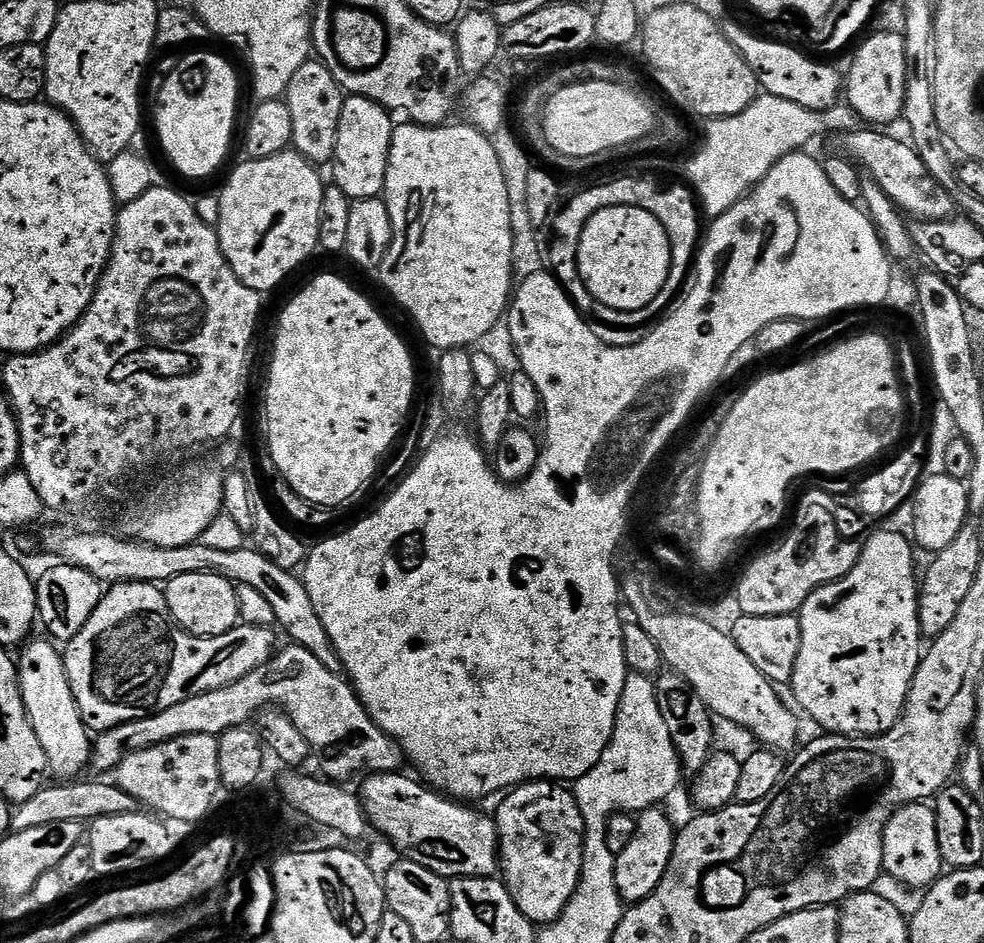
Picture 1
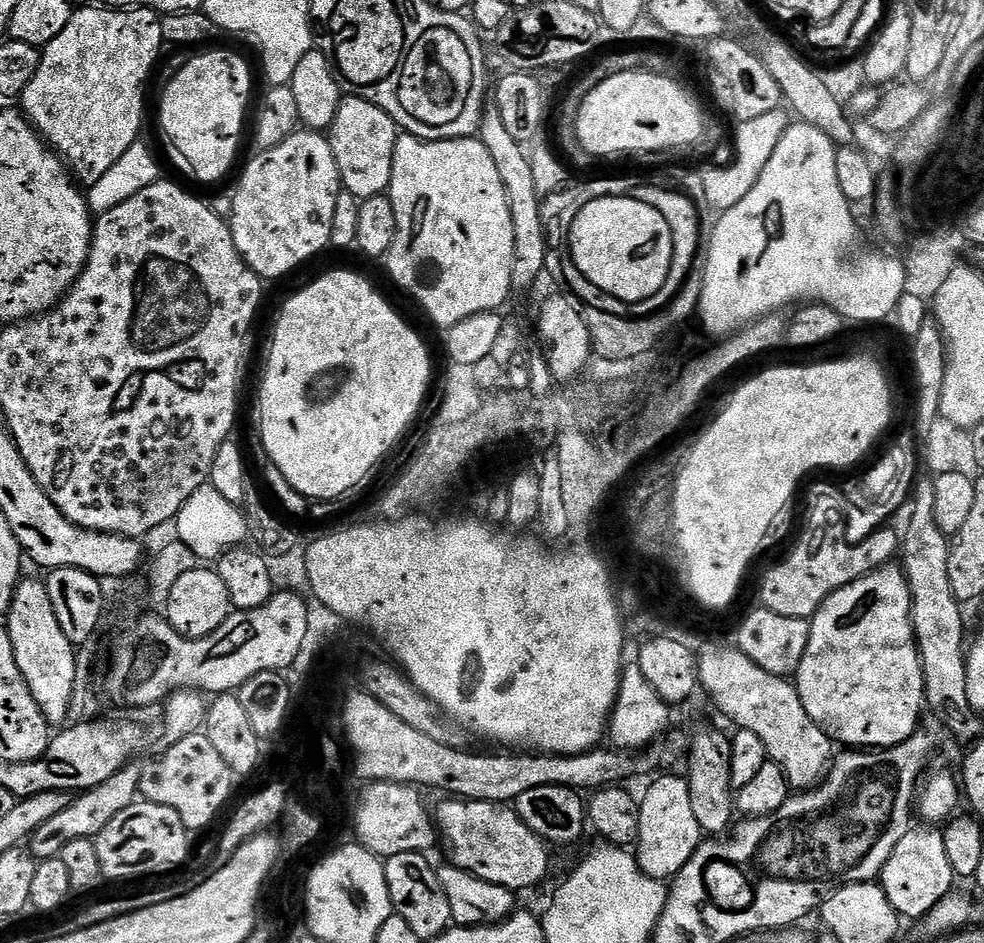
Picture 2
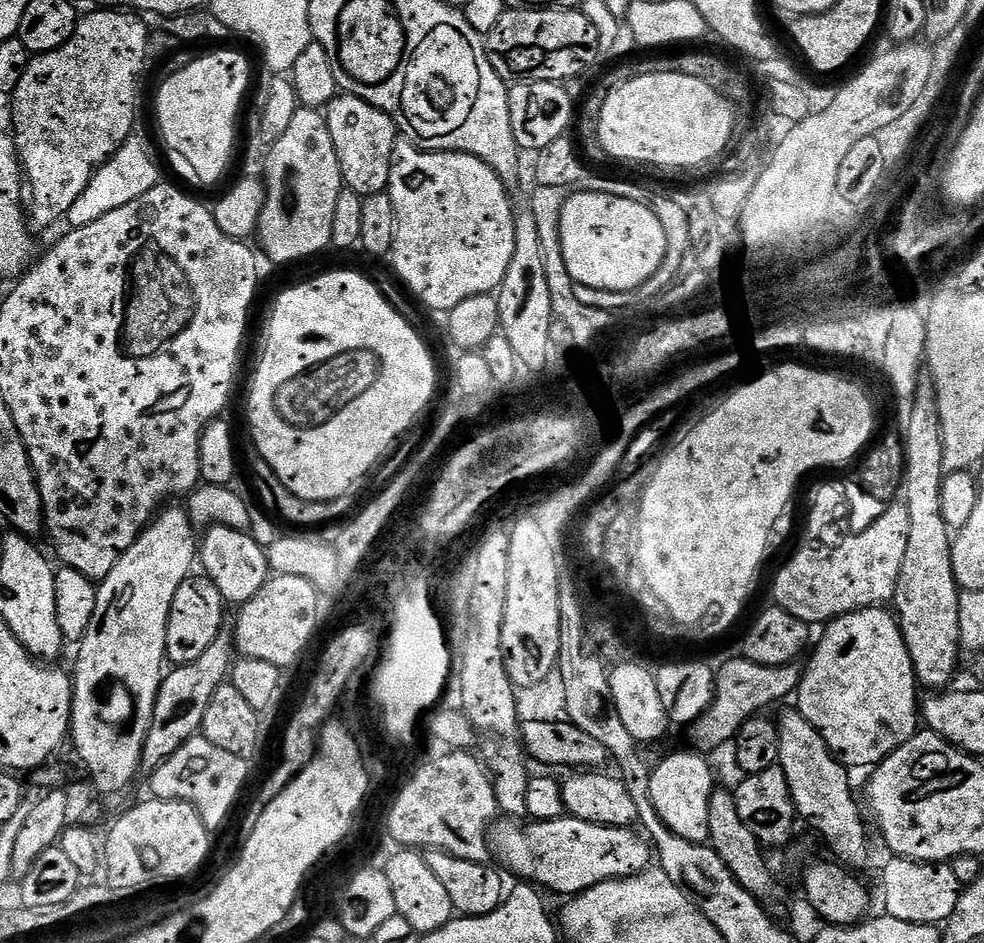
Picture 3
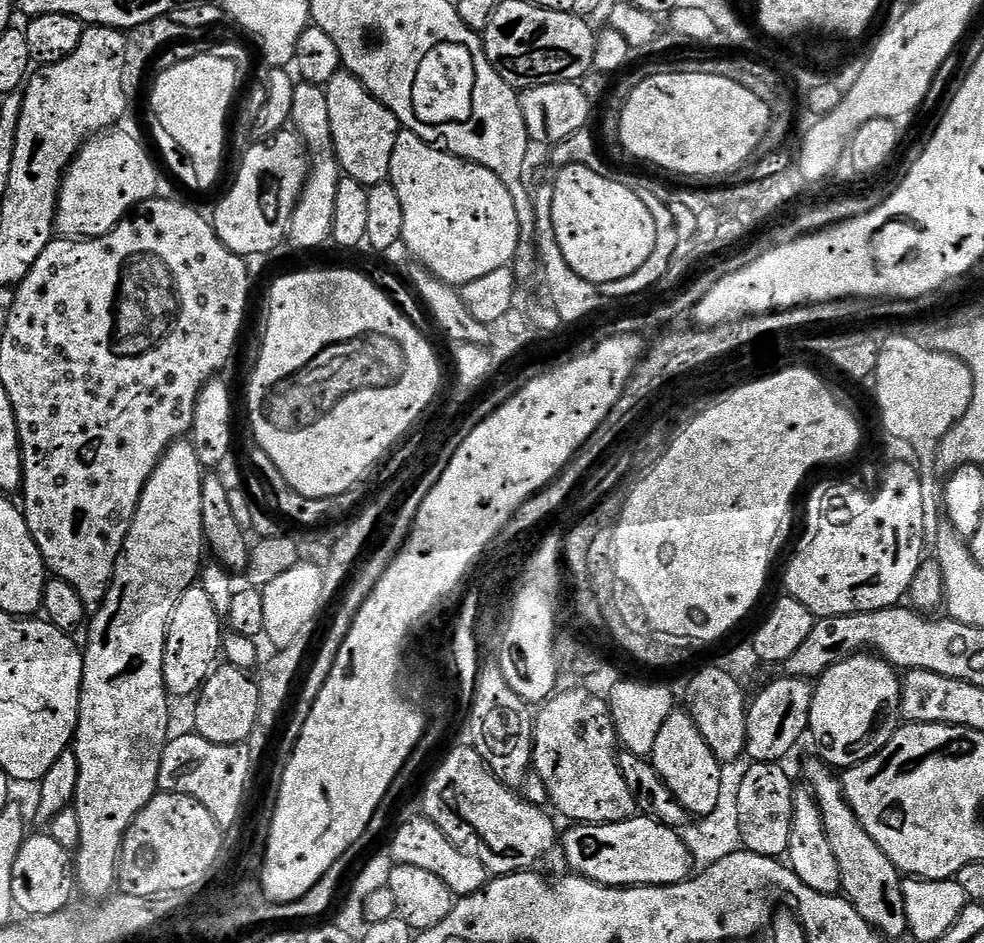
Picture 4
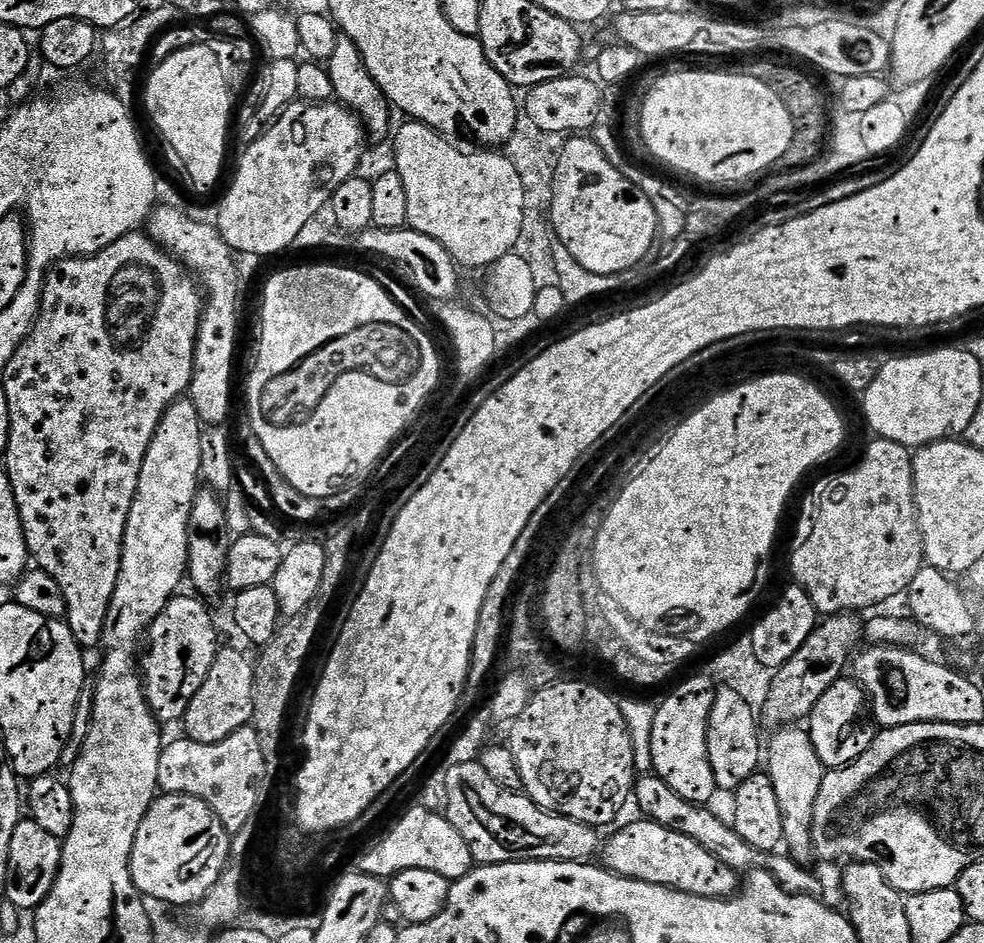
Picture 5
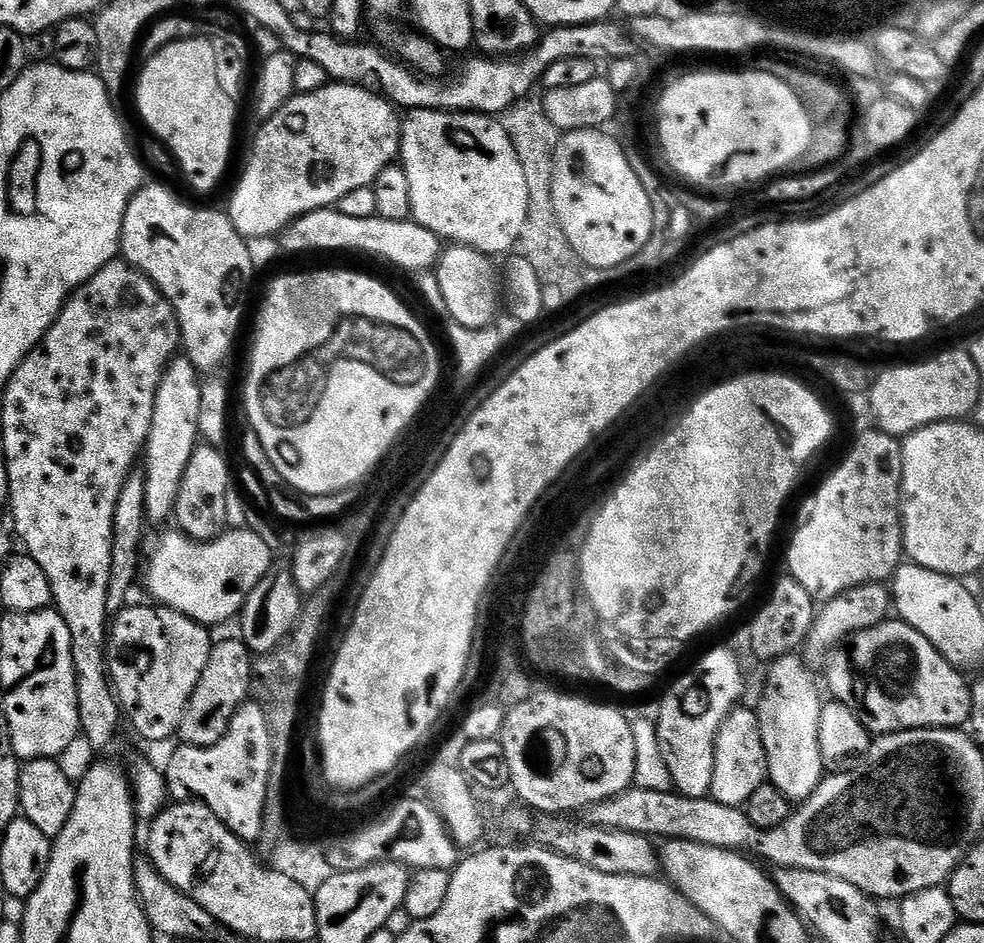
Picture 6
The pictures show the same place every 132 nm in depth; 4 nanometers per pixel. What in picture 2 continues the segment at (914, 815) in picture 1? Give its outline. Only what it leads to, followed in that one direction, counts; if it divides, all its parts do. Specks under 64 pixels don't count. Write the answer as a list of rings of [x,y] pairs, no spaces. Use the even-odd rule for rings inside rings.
[[[936,826],[916,827],[909,827],[908,832],[902,834],[898,846],[894,846],[894,854],[890,854],[878,877],[878,883],[884,889],[890,906],[894,906],[900,917],[908,919],[909,916],[909,921],[912,922],[925,916],[954,888],[950,858],[946,858],[943,831]]]

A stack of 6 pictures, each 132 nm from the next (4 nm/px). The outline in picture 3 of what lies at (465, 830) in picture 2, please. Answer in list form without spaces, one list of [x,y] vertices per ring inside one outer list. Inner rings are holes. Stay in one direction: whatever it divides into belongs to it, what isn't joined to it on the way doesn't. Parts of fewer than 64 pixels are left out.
[[[567,814],[559,816],[557,820],[538,820],[535,822],[525,822],[523,819],[497,818],[492,822],[488,842],[491,855],[494,860],[497,860],[495,863],[501,869],[509,868],[514,875],[520,876],[516,878],[521,881],[535,882],[541,889],[549,888],[550,891],[564,896],[563,898],[576,896],[580,892],[585,892],[590,886],[596,886],[607,880],[635,876],[637,872],[642,872],[649,867],[654,860],[654,852],[649,841],[639,831],[632,828],[602,826]]]

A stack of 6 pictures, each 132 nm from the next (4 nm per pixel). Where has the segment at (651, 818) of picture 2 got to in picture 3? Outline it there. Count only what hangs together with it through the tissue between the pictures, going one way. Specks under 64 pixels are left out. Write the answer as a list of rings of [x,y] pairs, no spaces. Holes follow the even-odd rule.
[[[695,750],[688,752],[676,752],[673,756],[668,756],[660,765],[651,769],[652,777],[650,778],[650,798],[654,810],[666,827],[678,838],[686,838],[686,842],[702,844],[708,840],[708,831],[710,830],[710,798],[714,791],[712,785],[712,768],[707,764],[705,757]]]

